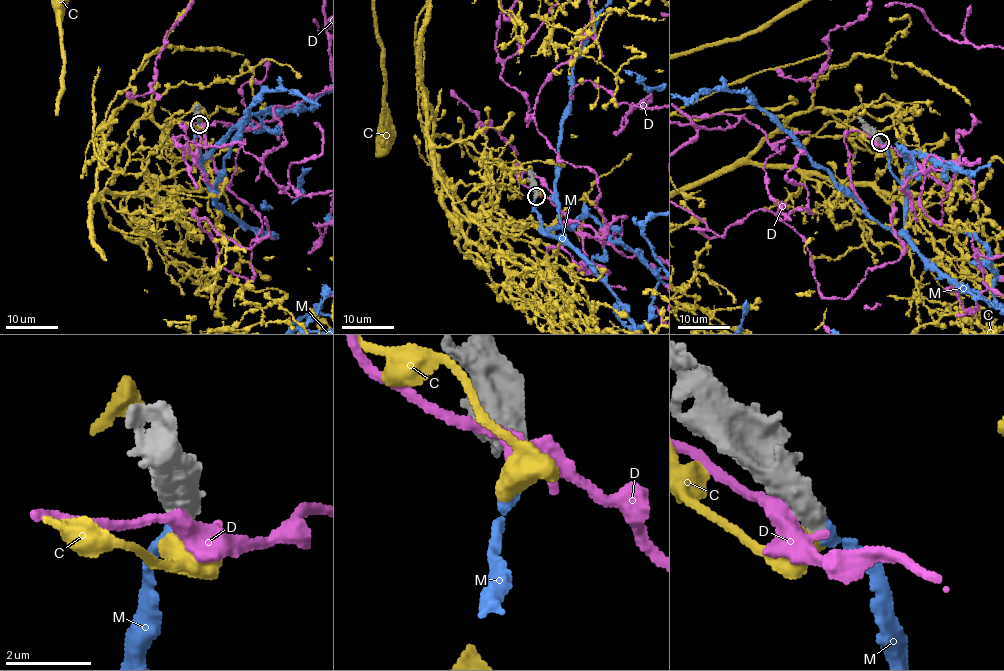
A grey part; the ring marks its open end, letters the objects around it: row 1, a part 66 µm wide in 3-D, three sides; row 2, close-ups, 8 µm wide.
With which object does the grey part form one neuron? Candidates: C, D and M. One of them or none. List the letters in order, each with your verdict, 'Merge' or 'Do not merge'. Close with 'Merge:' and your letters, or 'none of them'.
C: Do not merge
D: Do not merge
M: Merge
Merge: M

